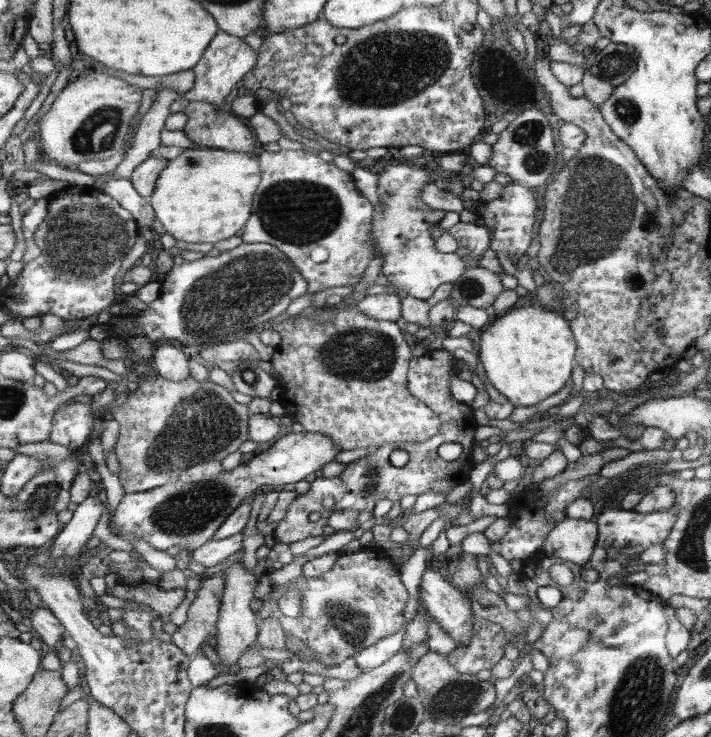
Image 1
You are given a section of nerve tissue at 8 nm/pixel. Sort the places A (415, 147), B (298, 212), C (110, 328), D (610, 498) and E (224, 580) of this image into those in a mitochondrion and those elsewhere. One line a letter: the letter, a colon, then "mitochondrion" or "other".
A: other
B: mitochondrion
C: other
D: other
E: other

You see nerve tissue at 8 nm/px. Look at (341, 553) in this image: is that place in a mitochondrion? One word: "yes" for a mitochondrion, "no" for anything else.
no

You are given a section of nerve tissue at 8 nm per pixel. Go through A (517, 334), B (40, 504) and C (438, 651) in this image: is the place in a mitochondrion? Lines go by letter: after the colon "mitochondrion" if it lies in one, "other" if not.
A: other
B: mitochondrion
C: other

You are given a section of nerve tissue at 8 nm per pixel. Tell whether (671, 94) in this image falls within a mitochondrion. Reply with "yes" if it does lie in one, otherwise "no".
no

